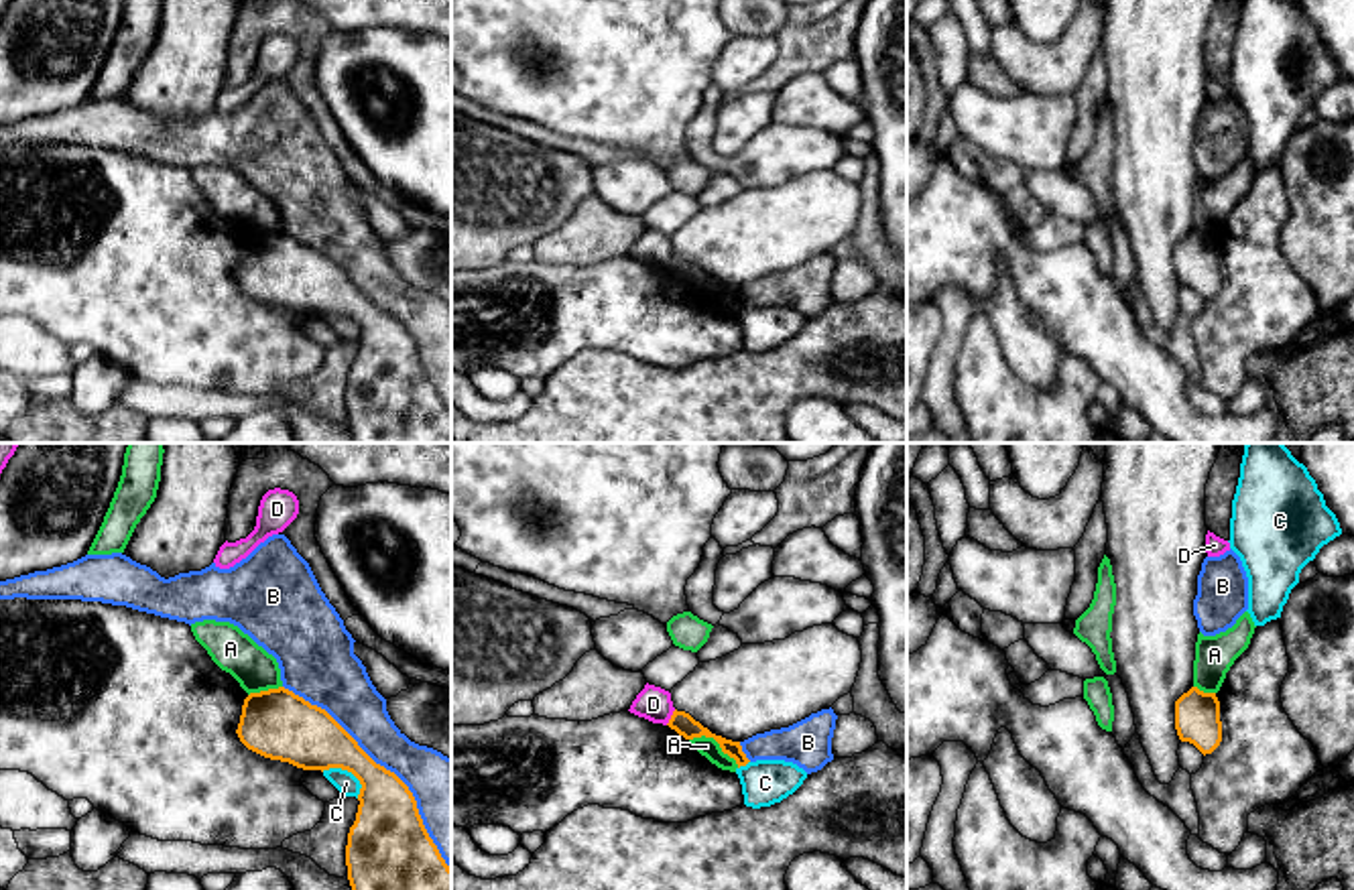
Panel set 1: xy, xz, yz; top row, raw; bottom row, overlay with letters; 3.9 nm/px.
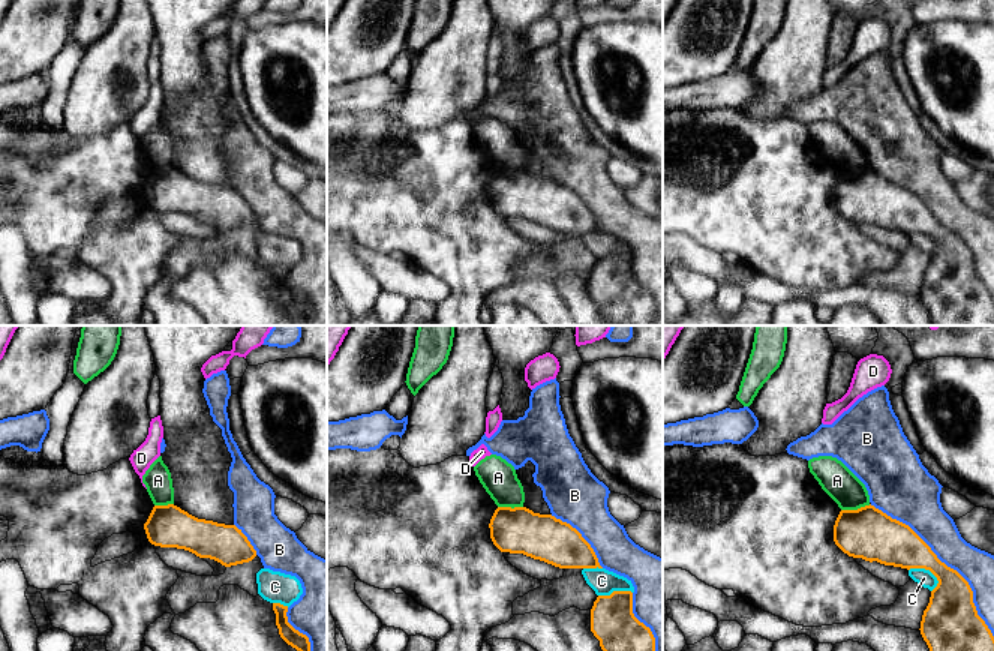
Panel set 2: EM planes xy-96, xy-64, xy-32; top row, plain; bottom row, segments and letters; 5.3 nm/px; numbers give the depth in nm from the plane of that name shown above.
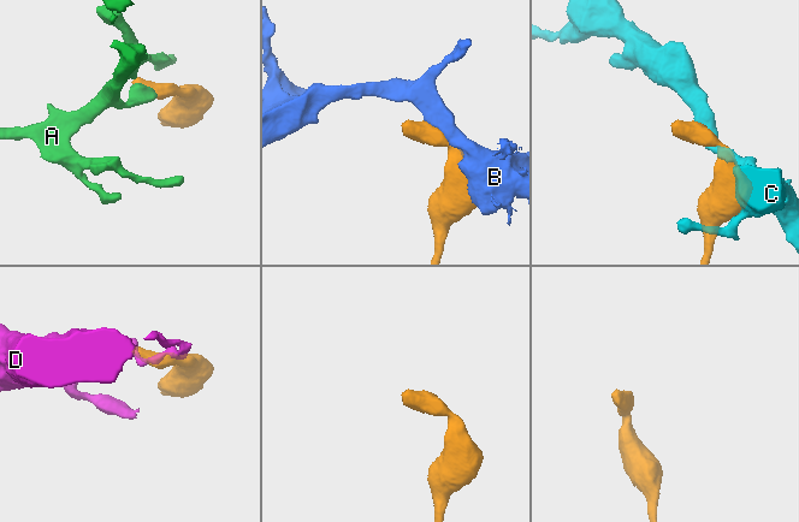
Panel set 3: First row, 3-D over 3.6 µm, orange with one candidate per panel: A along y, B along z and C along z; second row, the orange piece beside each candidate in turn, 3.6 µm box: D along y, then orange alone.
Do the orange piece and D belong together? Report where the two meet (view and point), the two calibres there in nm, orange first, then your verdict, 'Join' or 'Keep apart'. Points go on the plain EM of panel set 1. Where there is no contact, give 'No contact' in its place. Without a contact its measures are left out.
Touches orange at xz (671, 263). Thickness 90 nm (orange) against 140 nm. Keep apart

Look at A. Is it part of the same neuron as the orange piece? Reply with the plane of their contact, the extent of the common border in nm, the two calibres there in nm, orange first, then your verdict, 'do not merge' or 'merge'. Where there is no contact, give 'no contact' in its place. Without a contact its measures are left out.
contact in xz; length 240 nm; calibres 90 and 80 nm; do not merge

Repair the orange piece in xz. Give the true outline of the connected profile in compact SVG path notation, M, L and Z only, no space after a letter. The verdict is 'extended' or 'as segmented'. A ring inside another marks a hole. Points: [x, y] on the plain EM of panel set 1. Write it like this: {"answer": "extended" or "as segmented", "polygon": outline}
{"answer": "as segmented", "polygon": "M675 254L667 270L675 274L679 280L683 280L685 284L693 284L701 280L714 282L720 289L722 297L736 305L738 313L750 307L746 299L742 297L740 287L732 287L732 284L712 278L707 272L703 272L685 256Z"}

